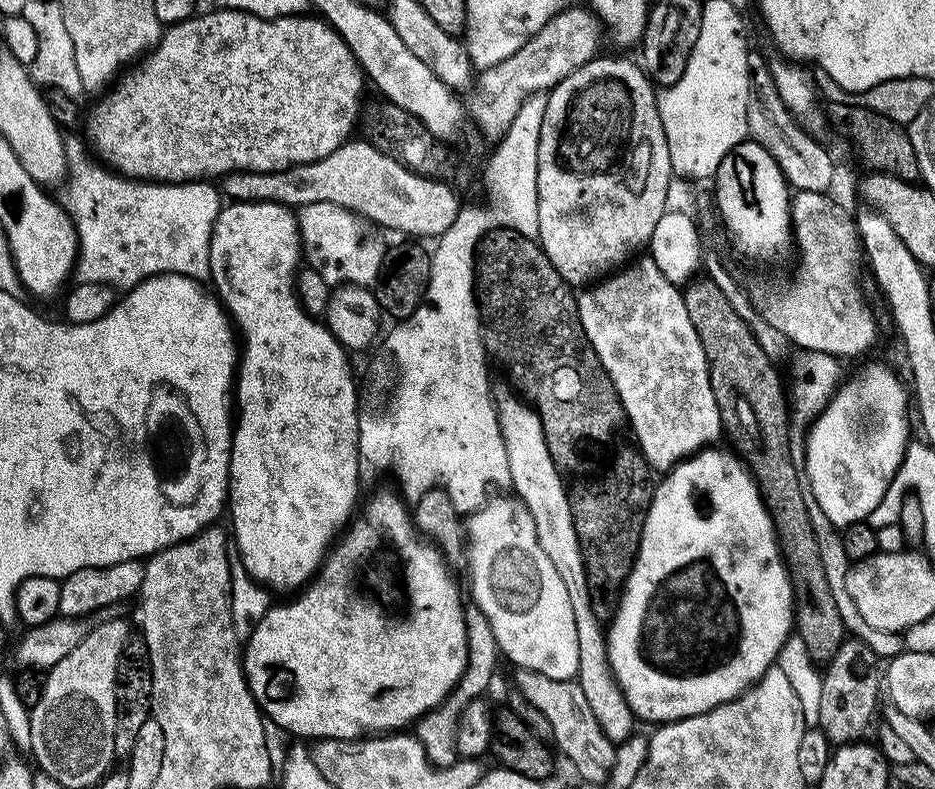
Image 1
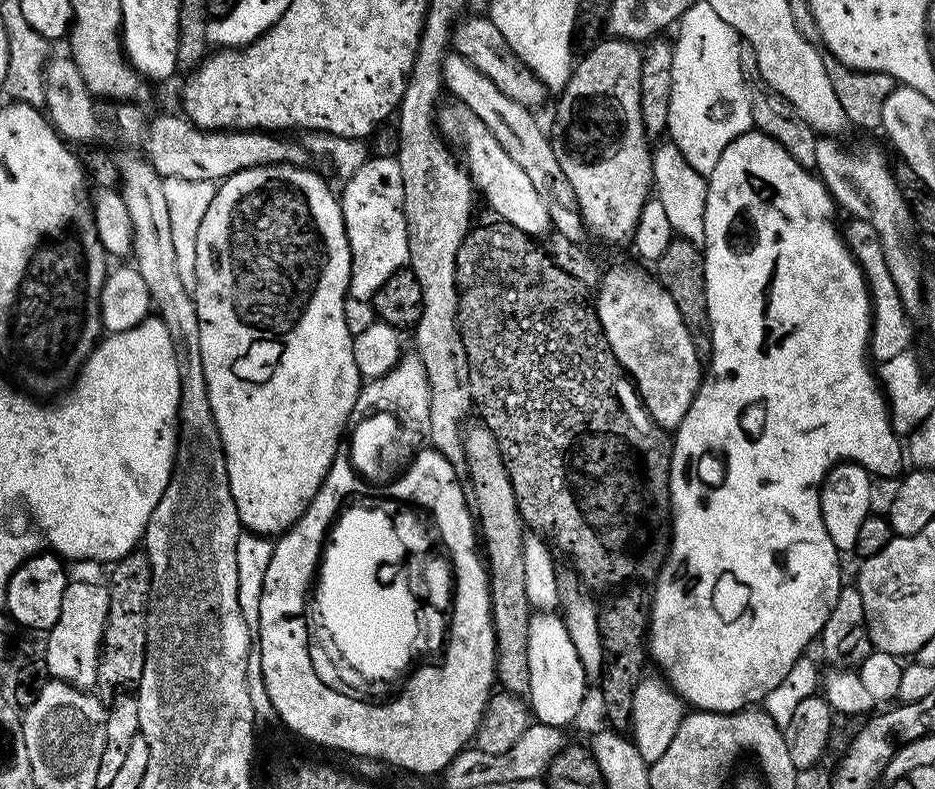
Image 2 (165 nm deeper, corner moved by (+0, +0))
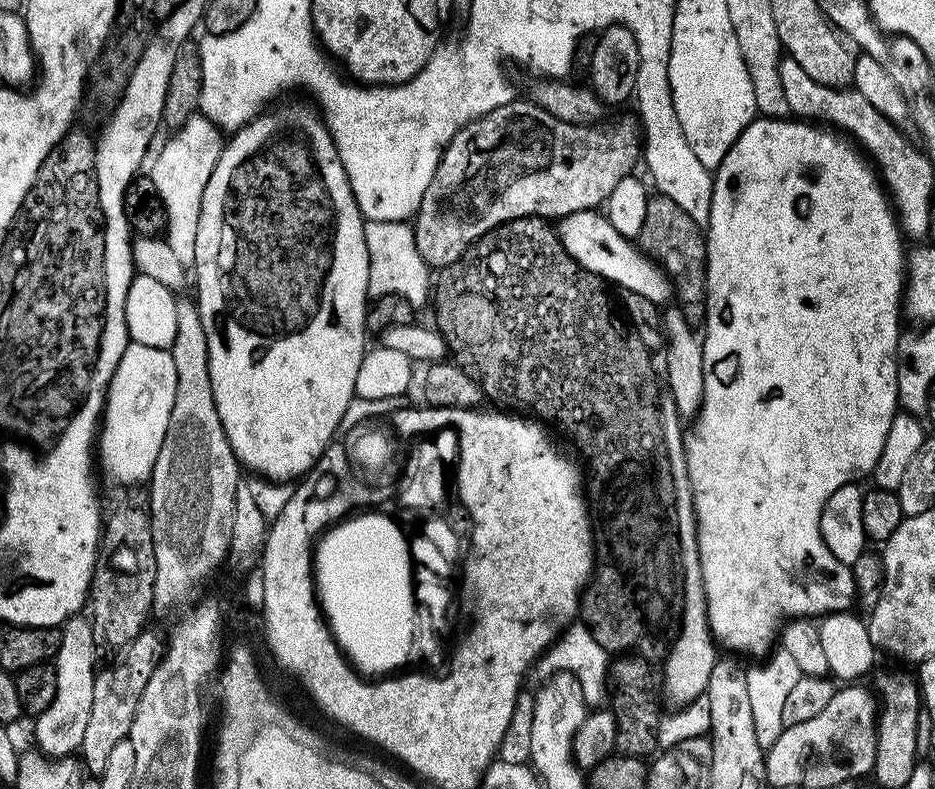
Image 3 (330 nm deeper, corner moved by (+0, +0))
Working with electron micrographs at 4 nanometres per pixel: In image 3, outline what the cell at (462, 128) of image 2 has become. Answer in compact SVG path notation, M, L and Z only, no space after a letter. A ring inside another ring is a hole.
M603 211L574 212L563 217L558 224L558 235L562 246L582 267L609 285L617 284L617 289L620 290L634 290L634 294L642 294L642 298L650 298L650 302L661 306L667 305L668 299L673 299L672 282L668 273L629 237L618 234Z

